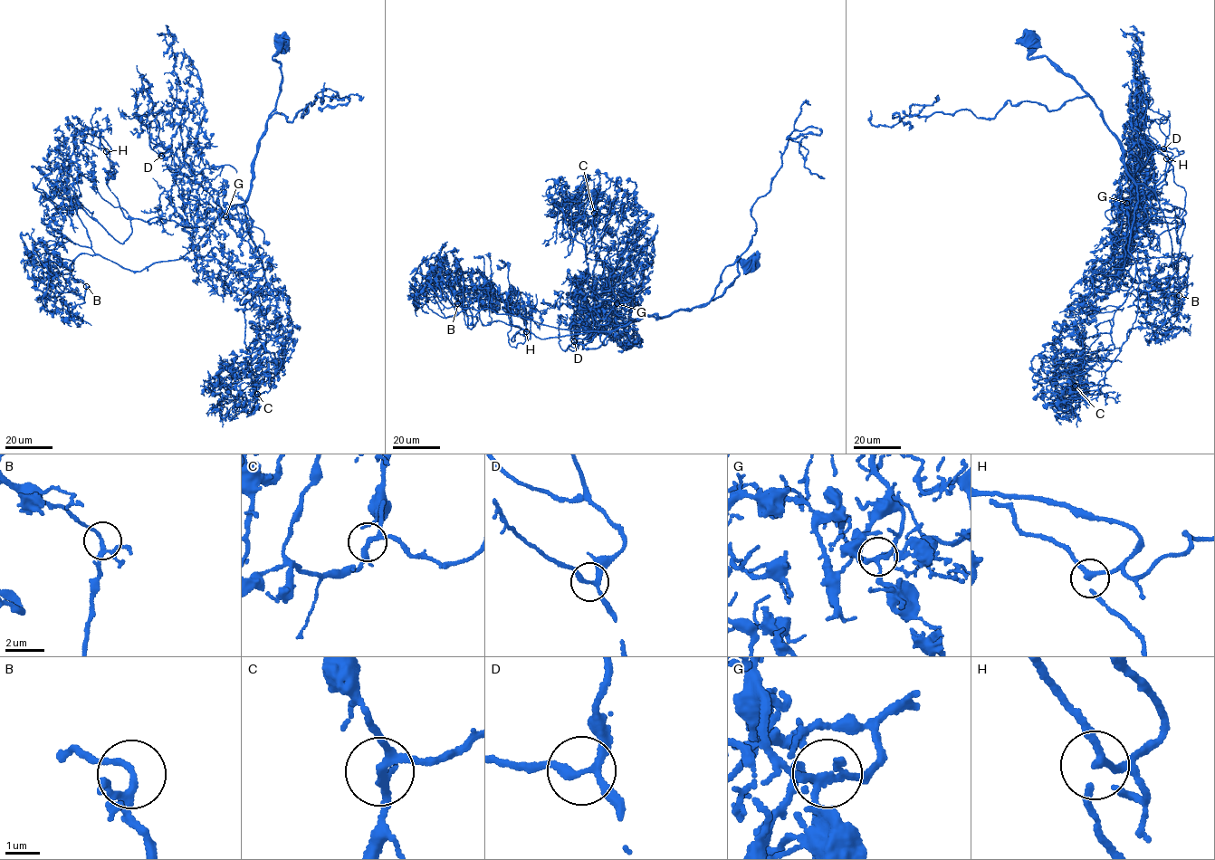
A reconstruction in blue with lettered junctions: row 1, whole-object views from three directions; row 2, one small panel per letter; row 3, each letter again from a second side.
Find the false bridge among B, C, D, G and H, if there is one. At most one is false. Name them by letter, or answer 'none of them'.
none of them

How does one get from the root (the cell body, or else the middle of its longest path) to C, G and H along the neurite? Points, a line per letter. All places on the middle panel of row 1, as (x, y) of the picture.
C: (751, 264), (737, 257), (739, 276), (707, 302), (635, 320), (630, 300), (601, 299), (587, 284), (594, 212)
G: (751, 264), (737, 257), (739, 276), (707, 302), (584, 348), (590, 310), (604, 319), (617, 303)
H: (751, 264), (737, 257), (739, 276), (707, 302), (607, 331), (540, 339), (512, 325), (500, 296), (526, 331)

